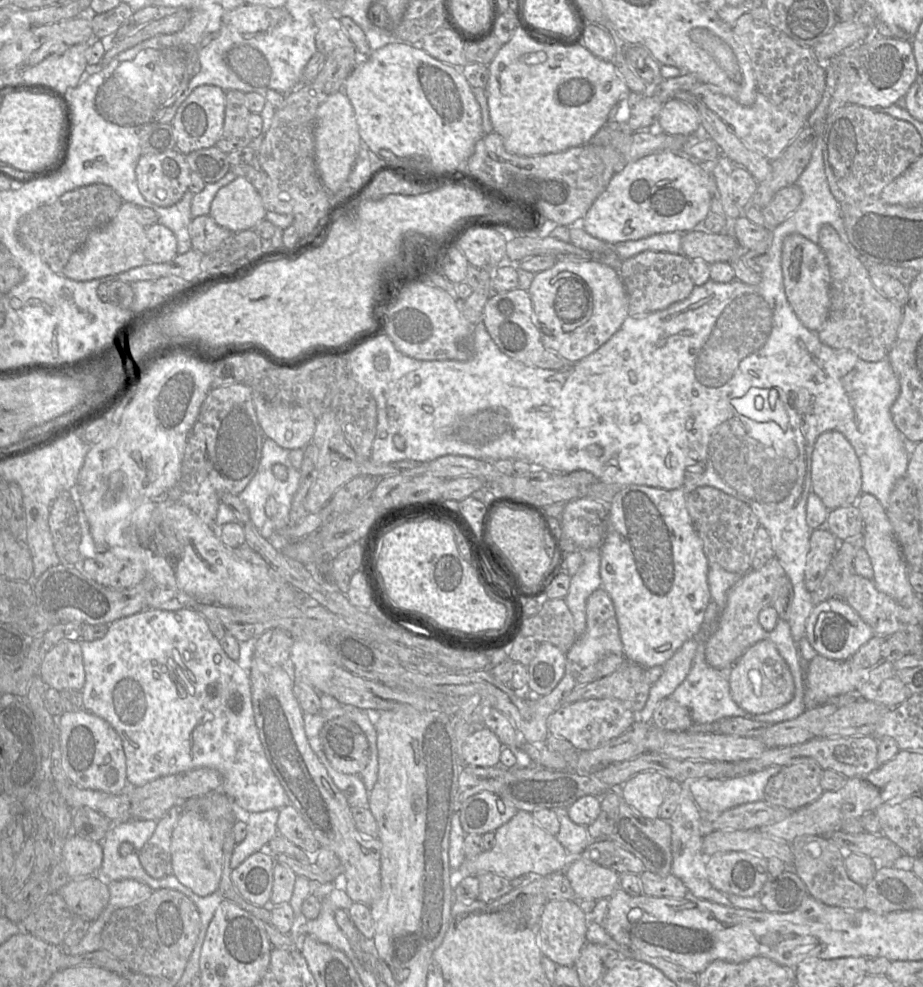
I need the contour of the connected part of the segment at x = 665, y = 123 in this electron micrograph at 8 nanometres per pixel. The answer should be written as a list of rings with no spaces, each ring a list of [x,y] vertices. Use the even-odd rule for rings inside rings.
[[[678,99],[668,100],[660,114],[659,125],[664,133],[690,136],[700,129],[698,115],[692,107]]]

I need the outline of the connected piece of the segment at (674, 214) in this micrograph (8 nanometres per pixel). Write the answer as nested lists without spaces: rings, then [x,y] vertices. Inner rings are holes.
[[[663,151],[629,163],[616,173],[583,217],[583,228],[608,244],[648,236],[691,231],[710,212],[709,175],[701,163],[684,154]]]

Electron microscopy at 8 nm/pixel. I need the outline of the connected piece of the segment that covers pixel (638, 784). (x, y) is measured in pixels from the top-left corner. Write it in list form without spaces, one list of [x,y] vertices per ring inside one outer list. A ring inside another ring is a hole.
[[[644,771],[629,778],[619,789],[621,799],[645,818],[659,817],[670,779],[656,771]]]

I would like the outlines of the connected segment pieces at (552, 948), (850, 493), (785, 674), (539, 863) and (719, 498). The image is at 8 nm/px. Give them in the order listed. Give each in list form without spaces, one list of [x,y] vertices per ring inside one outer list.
[[[567,900],[547,901],[541,915],[539,948],[543,956],[557,966],[573,966],[587,943],[586,933],[589,917],[582,911],[580,903]]]
[[[828,431],[819,435],[812,453],[811,493],[816,495],[830,512],[854,506],[860,497],[860,487],[859,461],[848,440],[837,431]]]
[[[768,640],[755,643],[743,653],[732,666],[729,683],[734,702],[752,715],[771,712],[794,697],[795,687],[789,667],[775,645]]]
[[[518,811],[510,821],[495,830],[495,846],[491,850],[474,858],[466,858],[457,871],[460,871],[462,878],[491,872],[513,880],[527,874],[547,877],[564,871],[570,862],[571,856],[556,836],[536,824],[531,813]]]
[[[702,486],[686,493],[686,507],[710,564],[739,575],[751,570],[754,533],[759,523],[747,504],[716,488]]]

